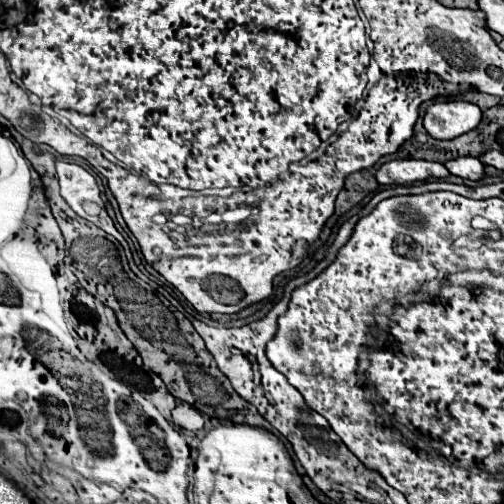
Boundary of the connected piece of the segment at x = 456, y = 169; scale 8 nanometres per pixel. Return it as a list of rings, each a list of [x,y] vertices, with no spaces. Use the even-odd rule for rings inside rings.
[[[459,157],[459,159],[451,159],[445,163],[447,169],[461,177],[461,179],[471,179],[471,181],[479,181],[485,177],[485,165],[477,159],[477,157]]]

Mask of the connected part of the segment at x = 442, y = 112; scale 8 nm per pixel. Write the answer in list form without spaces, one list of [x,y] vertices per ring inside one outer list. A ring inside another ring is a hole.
[[[449,101],[429,105],[423,125],[433,139],[455,139],[481,123],[483,111],[475,103]]]

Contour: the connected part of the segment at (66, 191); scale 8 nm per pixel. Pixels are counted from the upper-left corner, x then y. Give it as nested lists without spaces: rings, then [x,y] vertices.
[[[57,159],[57,177],[61,195],[71,205],[71,209],[83,219],[101,227],[105,233],[113,235],[125,247],[125,237],[115,229],[111,217],[105,211],[105,203],[101,199],[95,177],[81,165],[63,159]]]

